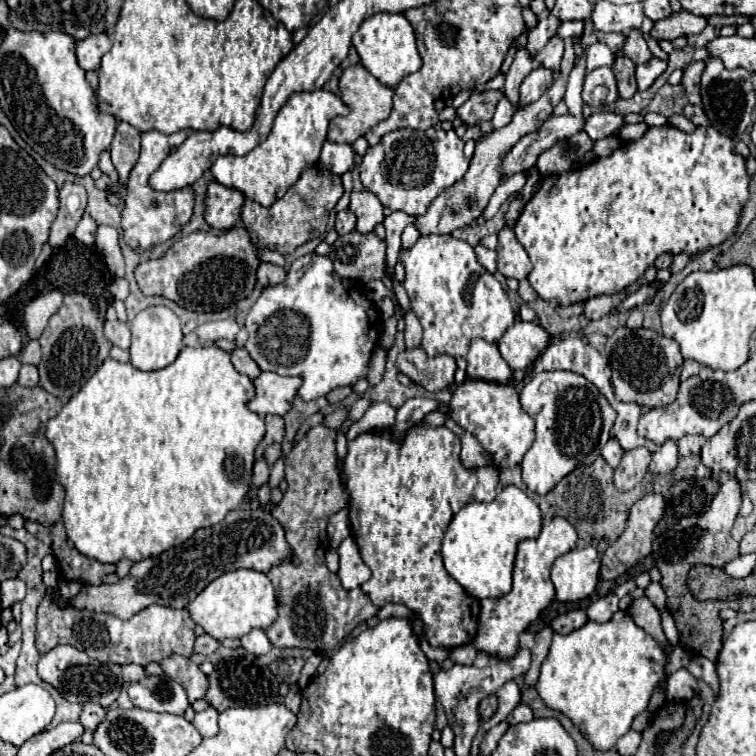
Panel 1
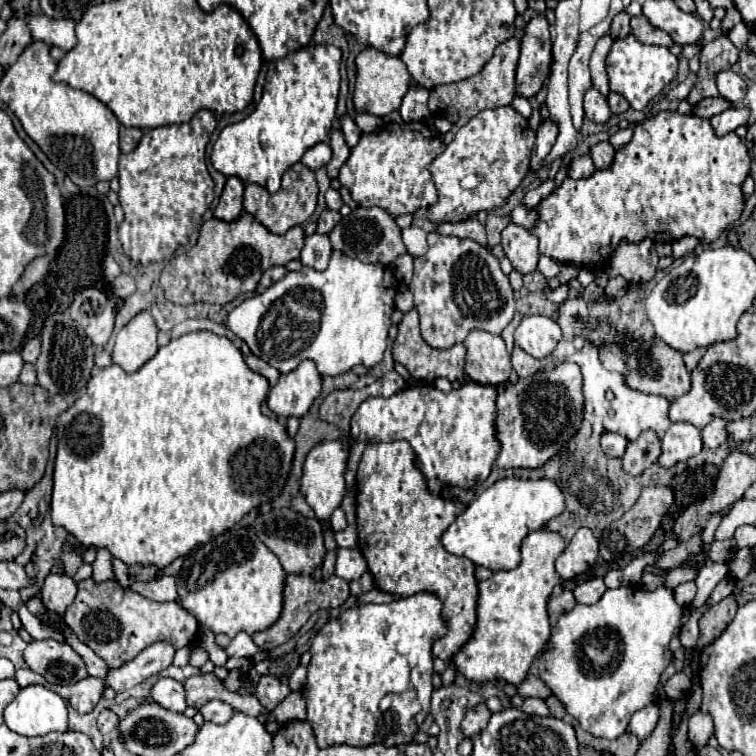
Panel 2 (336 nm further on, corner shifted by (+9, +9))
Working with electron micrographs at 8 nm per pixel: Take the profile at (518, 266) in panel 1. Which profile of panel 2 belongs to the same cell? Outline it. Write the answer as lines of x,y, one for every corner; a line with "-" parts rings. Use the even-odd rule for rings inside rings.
509,224
501,234
501,244
505,256
511,260
513,268
521,274
531,274
539,262
537,238
523,226

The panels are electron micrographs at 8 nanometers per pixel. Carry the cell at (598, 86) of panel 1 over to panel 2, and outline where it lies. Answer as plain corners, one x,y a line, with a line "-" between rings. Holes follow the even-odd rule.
589,88
585,94
585,116
597,124
605,124
611,118
607,98
601,96
595,88

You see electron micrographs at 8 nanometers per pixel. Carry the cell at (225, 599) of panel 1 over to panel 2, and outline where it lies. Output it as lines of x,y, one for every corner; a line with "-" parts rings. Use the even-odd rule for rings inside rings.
237,526
187,556
175,580
179,604
191,612
201,626
233,638
241,630
249,636
267,630
279,620
285,576
279,558
255,538
255,532
249,530
249,526

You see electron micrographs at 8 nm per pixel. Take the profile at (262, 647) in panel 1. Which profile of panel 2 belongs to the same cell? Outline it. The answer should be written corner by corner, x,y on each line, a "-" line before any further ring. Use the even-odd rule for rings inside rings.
239,632
239,634
231,640
231,644
227,646
225,652
227,652
229,658
243,658
243,656
255,656
255,654
259,652
259,648
255,646
255,642
251,640
249,634

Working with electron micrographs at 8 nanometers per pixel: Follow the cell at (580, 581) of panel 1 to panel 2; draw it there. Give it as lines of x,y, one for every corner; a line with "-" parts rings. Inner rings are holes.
579,528
571,538
571,542
567,544
567,548
555,560
555,568
563,580
571,580
577,574
589,570
597,562
597,558
599,558
599,542
593,536
591,528

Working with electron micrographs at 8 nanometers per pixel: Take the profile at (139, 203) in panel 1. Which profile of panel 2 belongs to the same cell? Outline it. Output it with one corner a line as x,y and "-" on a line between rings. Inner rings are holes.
201,110
189,124
147,130
133,152
121,154
119,202
125,210
125,220
119,226
119,240
135,264
145,266
171,258
179,246
189,242
189,234
213,202
215,184
207,172
205,148
215,126
215,114

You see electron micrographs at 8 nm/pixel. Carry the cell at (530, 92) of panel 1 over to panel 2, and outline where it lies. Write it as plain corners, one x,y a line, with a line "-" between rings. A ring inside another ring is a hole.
537,14
525,26
521,38
521,56
517,64
515,90
523,98
537,96
537,92
547,84
553,64
549,22
545,14

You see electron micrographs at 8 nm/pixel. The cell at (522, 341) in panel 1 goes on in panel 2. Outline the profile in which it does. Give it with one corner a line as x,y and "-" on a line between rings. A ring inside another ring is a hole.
547,316
523,318
515,332
515,344
535,358
543,358
553,352
561,338
563,334
559,324

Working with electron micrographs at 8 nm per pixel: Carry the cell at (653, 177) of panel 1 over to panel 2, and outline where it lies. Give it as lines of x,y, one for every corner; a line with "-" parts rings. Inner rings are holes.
667,110
667,112
659,112
657,116
647,118
647,120
643,120
641,124
635,126
631,142
629,142
625,148
617,150
615,160
613,160
613,164
611,164
607,170
599,170
599,172
595,172
591,178
581,178
581,180
573,180
573,178
567,176
567,178
563,180
563,184
561,184
549,198
545,198
545,200
537,206
537,210
539,210
539,222
537,222
537,226
531,230
531,234
537,236
537,240
539,240
539,252
541,252
543,256
549,256
549,258
553,258
553,260
557,260
557,262
561,262
561,264
571,262
571,264
577,264
577,266
589,268
589,270
605,270
605,268
607,268
607,262
609,262
609,258
611,258
611,254
615,252
615,248
619,246
621,240
641,242
643,238
651,238
653,242
669,242
669,244
671,244
671,242
675,242
675,240
681,240
683,236
695,236
695,238
699,238
701,242
715,242
715,240
723,234
723,230
725,230
729,224
733,224
733,222
741,216
741,212
743,212
743,192
741,192
741,184
743,184
743,180
745,180
747,174
749,174
749,164
751,164
749,150
745,148
745,144
739,140
739,136
737,136
735,132
729,132
729,134
725,134
725,136
715,136
715,132
713,132
709,120
703,120
703,118
695,116
695,114
693,114
693,116
683,116
683,114
679,114
679,112
669,112
669,110

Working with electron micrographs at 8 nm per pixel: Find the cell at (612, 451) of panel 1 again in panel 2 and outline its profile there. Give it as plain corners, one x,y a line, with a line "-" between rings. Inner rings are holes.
605,432
603,438
601,438
601,446
603,446
603,452
611,458
623,458
625,454
625,448
627,448
627,438
623,438
621,434
615,434
615,432

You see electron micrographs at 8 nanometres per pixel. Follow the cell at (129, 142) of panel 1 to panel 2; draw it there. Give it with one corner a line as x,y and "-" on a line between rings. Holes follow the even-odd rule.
121,126
121,152
131,152
135,150
135,146
139,144
143,136
143,130
141,128
127,128
127,126

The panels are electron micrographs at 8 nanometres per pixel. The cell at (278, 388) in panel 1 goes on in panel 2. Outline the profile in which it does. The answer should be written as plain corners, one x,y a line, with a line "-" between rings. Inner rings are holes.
303,360
297,370
291,374
283,374
269,390
267,404
279,418
291,418
291,416
305,416
315,402
315,398
321,394
323,382
321,374
311,360

